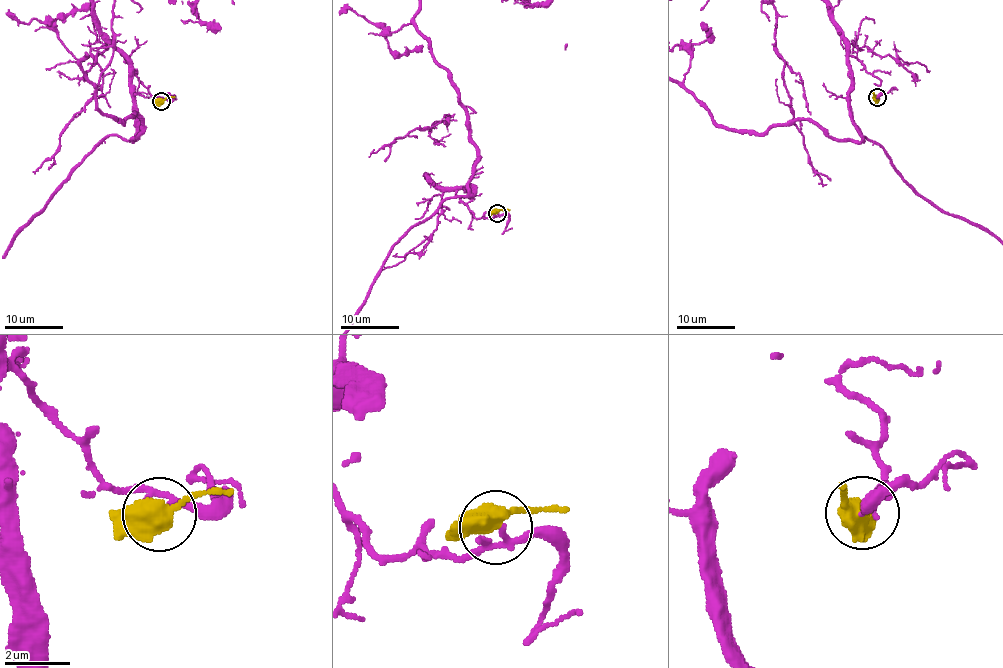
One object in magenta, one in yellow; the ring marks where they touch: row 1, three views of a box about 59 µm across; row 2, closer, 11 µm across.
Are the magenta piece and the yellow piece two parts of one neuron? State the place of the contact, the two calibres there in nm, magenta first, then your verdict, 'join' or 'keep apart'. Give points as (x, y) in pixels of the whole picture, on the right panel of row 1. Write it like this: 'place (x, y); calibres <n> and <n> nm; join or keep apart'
place (877, 97); calibres 150 and 550 nm; keep apart

